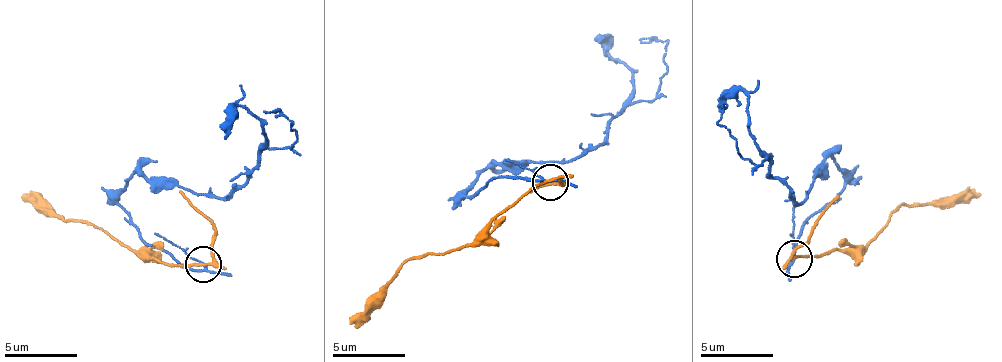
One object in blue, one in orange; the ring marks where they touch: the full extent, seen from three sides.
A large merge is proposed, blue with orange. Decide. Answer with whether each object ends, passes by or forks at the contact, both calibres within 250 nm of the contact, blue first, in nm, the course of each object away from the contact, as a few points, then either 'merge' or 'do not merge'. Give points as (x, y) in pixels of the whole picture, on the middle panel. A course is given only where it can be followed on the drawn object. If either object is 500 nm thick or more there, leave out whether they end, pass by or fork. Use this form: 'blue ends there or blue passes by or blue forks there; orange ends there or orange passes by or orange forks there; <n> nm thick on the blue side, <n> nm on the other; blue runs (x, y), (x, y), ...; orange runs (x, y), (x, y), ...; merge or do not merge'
blue forks there; orange forks there; 130 nm thick on the blue side, 120 nm on the other; blue runs (549, 181), (496, 179), (467, 197), (489, 167), (578, 157), (616, 113), (651, 102), (667, 45), (640, 38); orange runs (549, 181), (523, 193), (468, 244), (440, 254), (412, 257), (386, 295), (349, 324); do not merge

